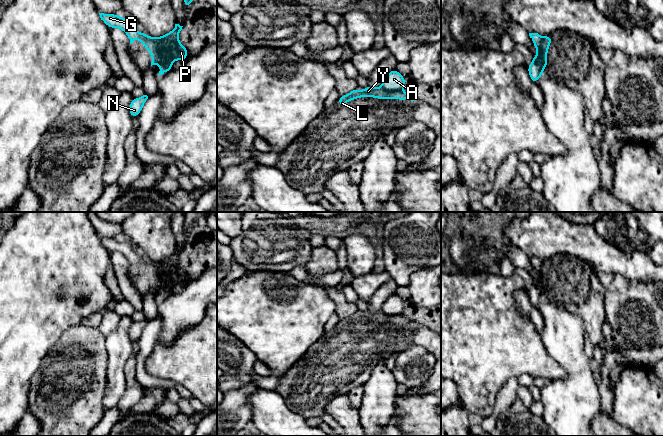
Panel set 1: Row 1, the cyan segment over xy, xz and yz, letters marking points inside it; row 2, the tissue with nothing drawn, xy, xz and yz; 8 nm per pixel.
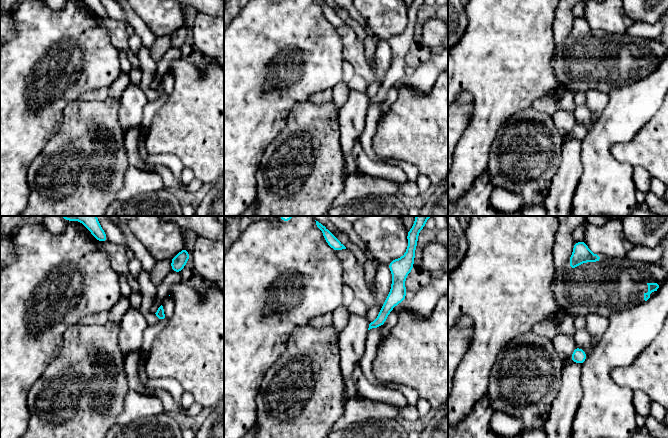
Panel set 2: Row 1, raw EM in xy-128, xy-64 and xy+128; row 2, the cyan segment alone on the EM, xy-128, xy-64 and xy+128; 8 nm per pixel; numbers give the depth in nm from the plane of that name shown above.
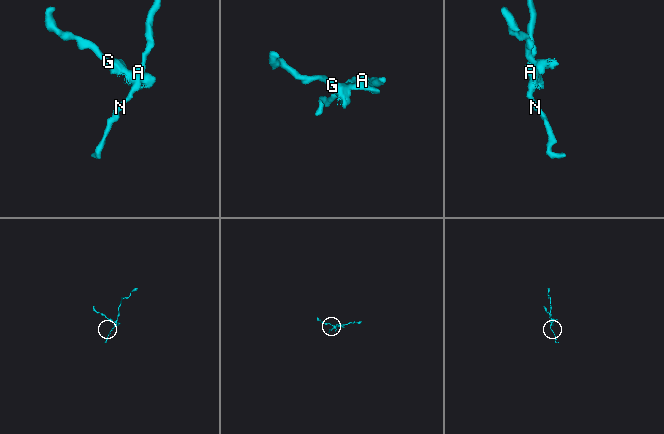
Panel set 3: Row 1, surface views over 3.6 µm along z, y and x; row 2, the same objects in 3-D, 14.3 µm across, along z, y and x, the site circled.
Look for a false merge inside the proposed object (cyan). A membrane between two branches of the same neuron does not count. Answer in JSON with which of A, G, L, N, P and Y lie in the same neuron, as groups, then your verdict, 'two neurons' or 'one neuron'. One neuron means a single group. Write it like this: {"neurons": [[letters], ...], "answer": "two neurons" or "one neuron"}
{"neurons": [["A", "N"], ["G", "L", "P", "Y"]], "answer": "two neurons"}

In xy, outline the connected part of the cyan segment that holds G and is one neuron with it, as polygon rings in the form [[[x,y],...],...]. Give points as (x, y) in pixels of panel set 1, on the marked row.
[[[99,13],[101,20],[108,26],[108,28],[119,28],[123,30],[130,40],[130,44],[138,39],[143,44],[144,48],[148,49],[152,57],[152,65],[161,66],[163,54],[168,51],[173,56],[173,62],[176,60],[186,61],[188,56],[188,49],[179,41],[170,46],[164,45],[160,37],[150,37],[145,32],[139,33],[131,21],[125,17],[120,17],[117,14]]]

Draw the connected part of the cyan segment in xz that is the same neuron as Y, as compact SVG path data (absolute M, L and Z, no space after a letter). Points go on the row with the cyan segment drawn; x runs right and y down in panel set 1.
M371 85L364 87L363 91L359 91L358 87L346 95L338 98L339 107L342 108L348 101L352 101L361 97L373 97L376 99L397 99L397 100L411 100L414 98L403 90L400 91L387 91L383 88L374 88Z

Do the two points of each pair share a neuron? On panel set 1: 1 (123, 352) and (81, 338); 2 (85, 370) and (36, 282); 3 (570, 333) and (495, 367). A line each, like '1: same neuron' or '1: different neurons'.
1: different neurons
2: different neurons
3: different neurons

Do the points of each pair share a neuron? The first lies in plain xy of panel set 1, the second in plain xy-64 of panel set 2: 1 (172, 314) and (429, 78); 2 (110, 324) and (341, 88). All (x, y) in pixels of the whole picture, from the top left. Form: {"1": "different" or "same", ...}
{"1": "same", "2": "same"}

